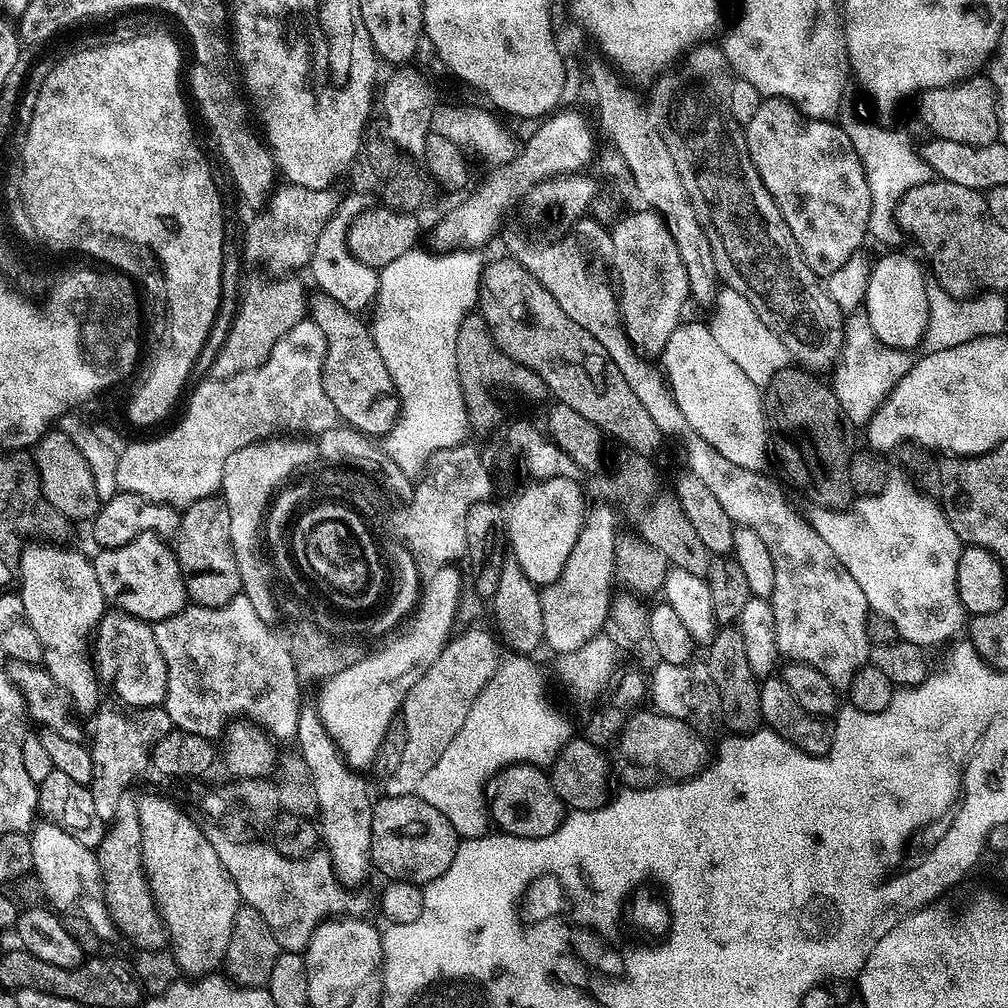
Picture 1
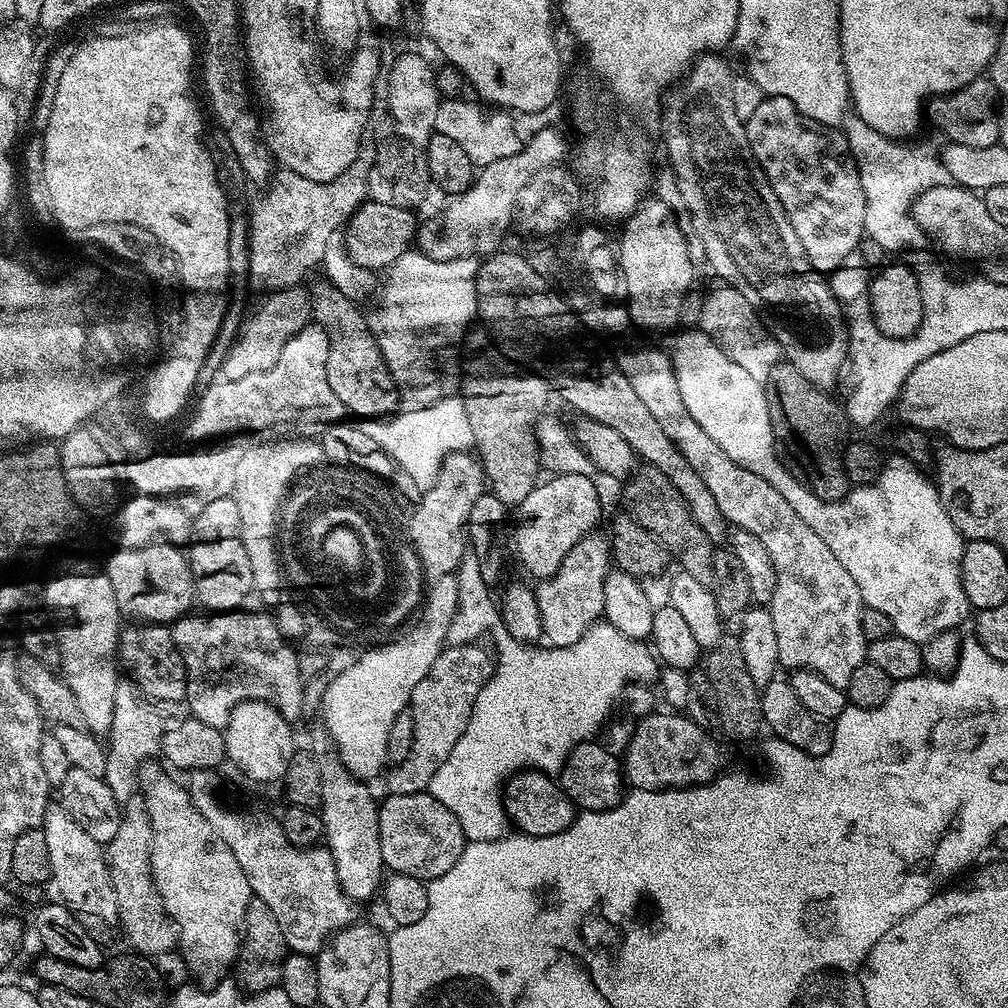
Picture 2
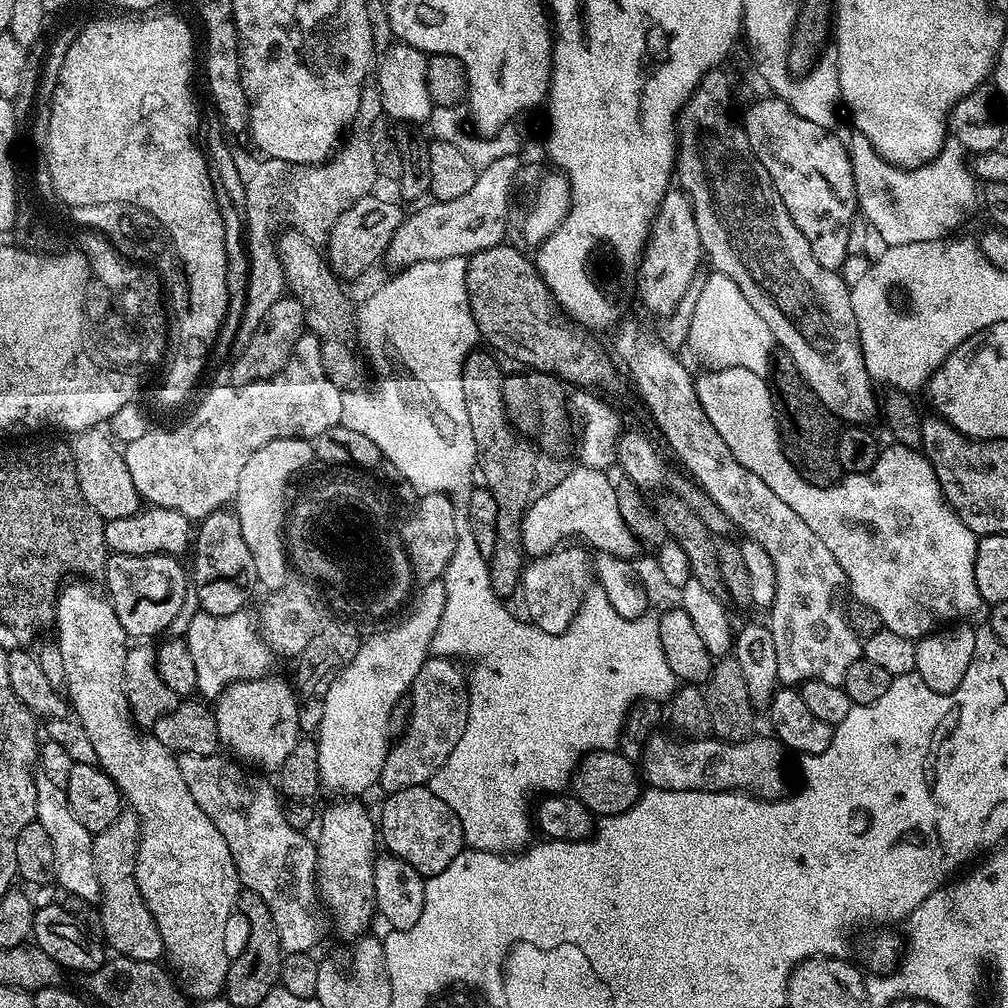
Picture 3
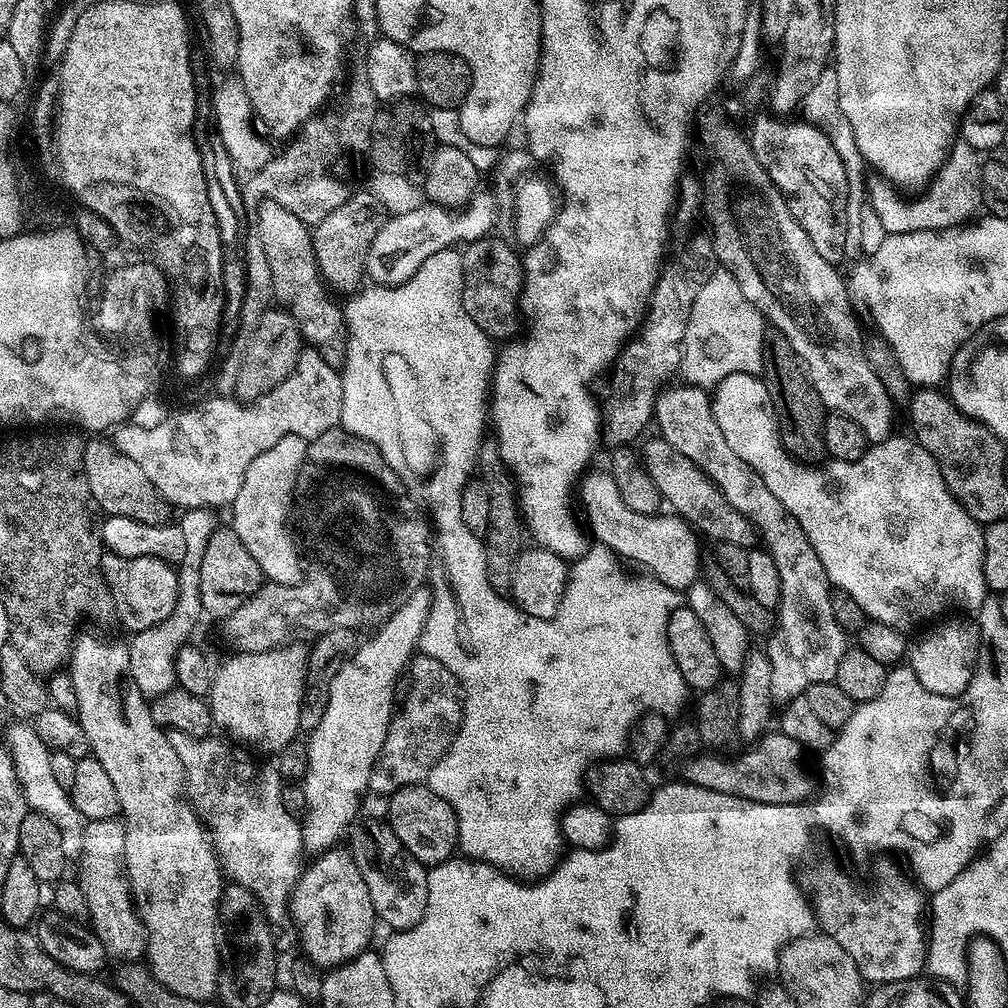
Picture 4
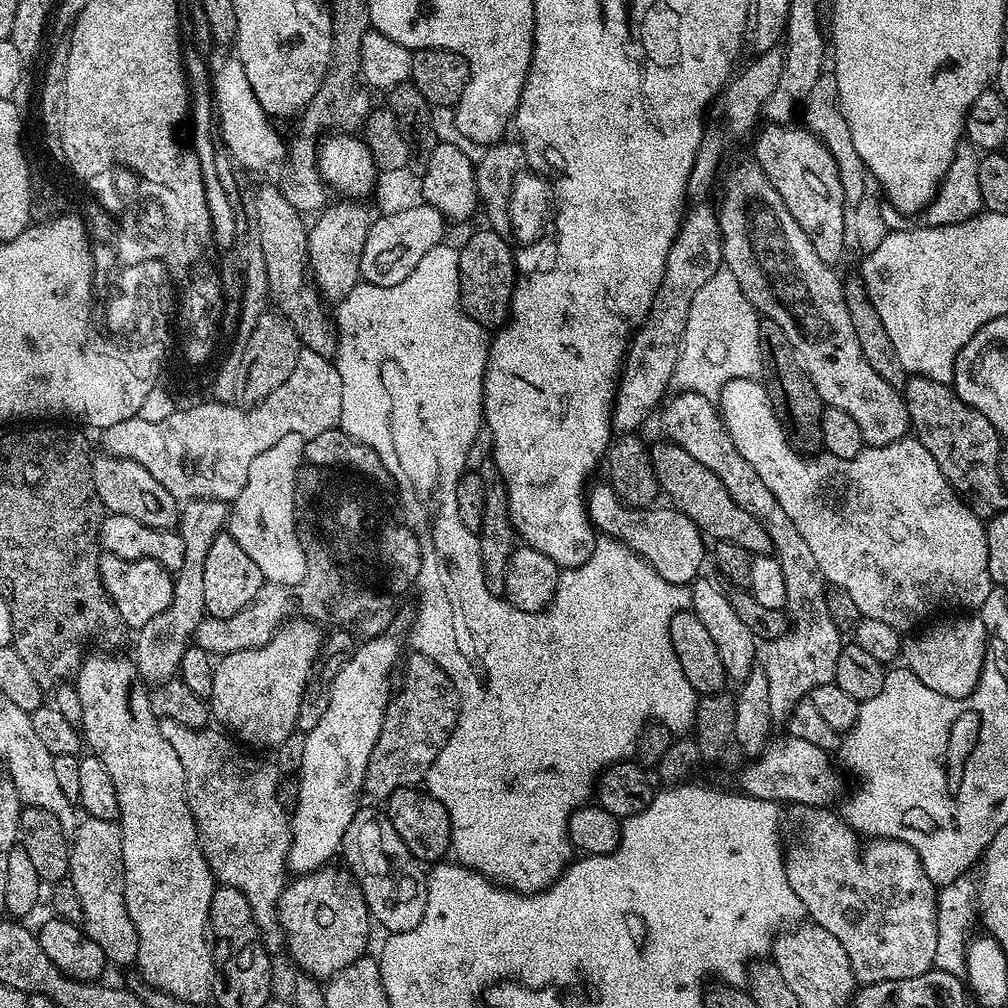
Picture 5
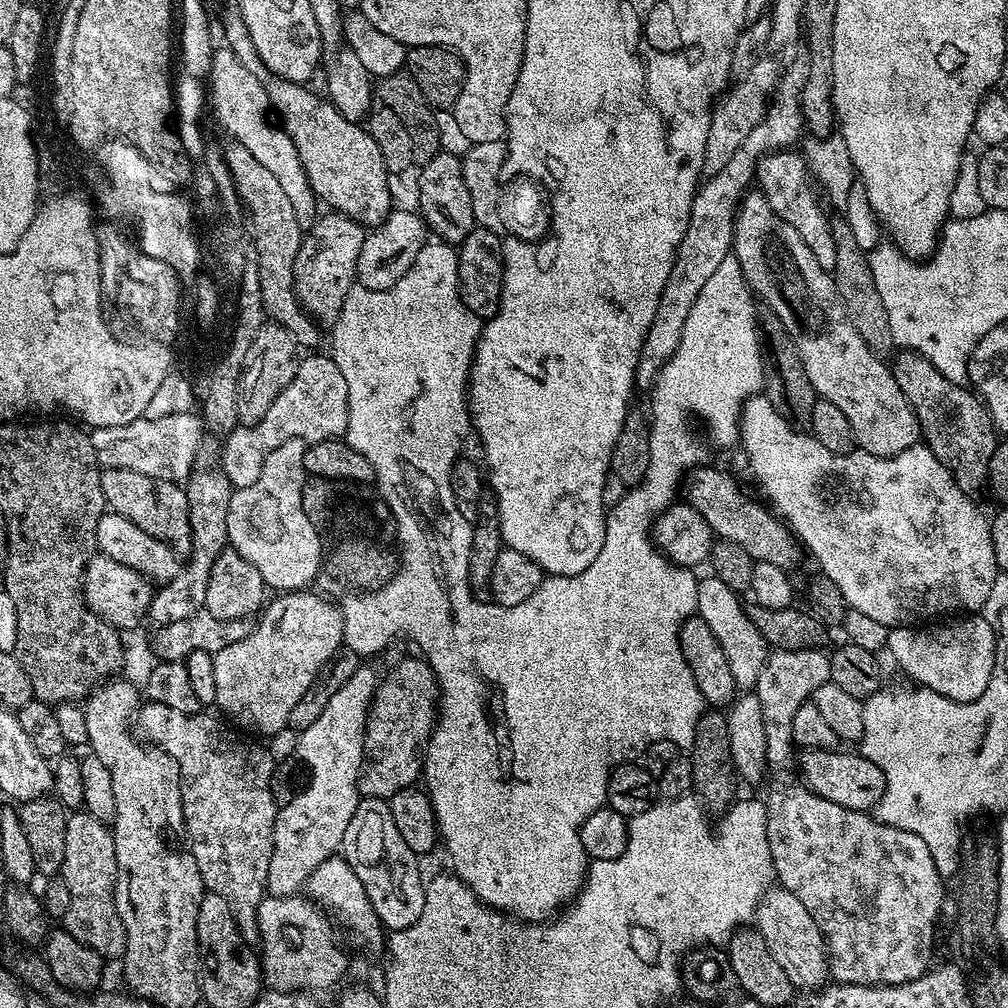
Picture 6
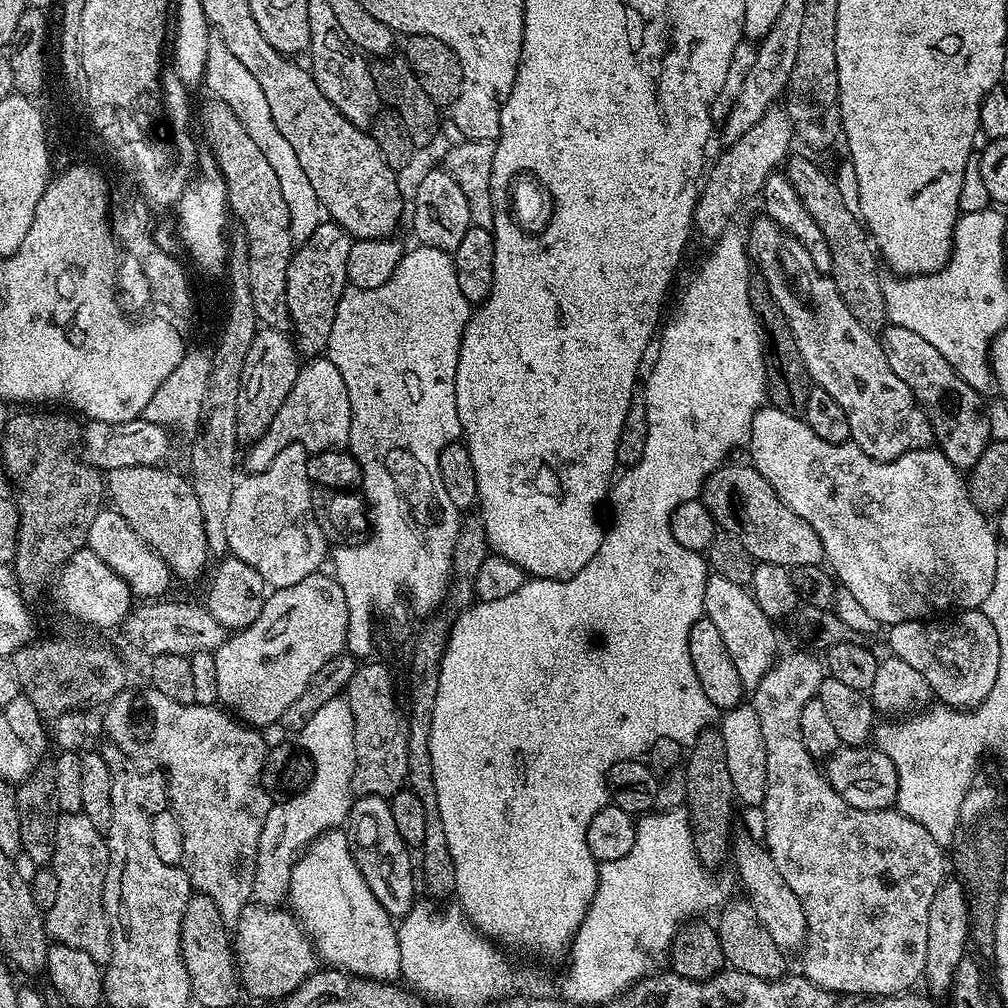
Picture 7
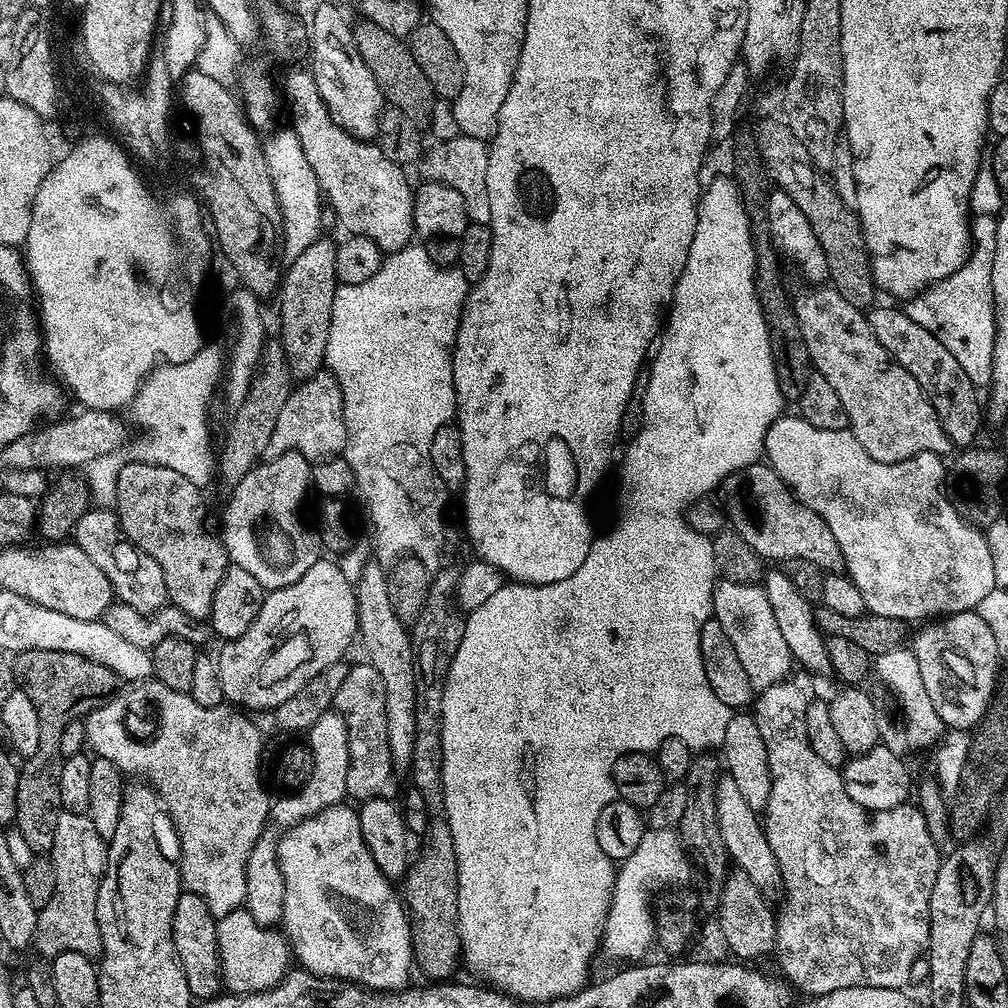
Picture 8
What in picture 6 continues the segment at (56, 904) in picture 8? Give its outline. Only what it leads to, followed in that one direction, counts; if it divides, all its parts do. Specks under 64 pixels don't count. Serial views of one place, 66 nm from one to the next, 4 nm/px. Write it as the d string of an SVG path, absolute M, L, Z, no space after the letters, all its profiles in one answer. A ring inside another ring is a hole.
M73 811L66 822L66 858L62 858L58 876L59 879L64 879L64 888L68 891L68 909L64 912L63 931L78 938L78 942L90 946L90 950L100 956L123 957L126 930L114 906L116 859L111 827L86 811Z

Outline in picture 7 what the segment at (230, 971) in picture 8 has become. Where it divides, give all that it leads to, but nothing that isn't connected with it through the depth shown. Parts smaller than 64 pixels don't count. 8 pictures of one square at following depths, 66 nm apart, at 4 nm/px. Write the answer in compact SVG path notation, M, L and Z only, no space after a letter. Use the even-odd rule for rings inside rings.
M255 902L247 904L234 925L232 950L243 991L247 995L249 992L256 1000L283 1001L318 968L318 957L312 941L291 911L280 906L268 908Z

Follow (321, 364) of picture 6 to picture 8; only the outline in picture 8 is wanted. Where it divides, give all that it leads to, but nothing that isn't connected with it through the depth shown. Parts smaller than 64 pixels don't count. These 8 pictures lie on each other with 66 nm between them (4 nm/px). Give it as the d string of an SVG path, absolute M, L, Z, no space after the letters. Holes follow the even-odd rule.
M321 370L310 379L297 383L289 392L286 402L282 406L282 414L278 414L274 434L270 434L267 455L269 457L281 456L283 452L301 452L309 461L315 462L321 458L327 458L343 453L346 446L346 422L344 421L344 403L342 392L338 382L332 377L332 373Z

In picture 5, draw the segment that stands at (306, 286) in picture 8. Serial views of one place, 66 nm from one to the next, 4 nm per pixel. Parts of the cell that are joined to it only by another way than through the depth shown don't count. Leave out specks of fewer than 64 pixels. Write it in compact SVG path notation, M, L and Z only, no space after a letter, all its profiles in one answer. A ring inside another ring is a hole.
M340 202L344 204L329 203L315 217L316 221L311 221L308 230L308 266L310 269L310 279L320 291L321 297L328 302L339 302L354 290L356 284L361 283L360 263L362 262L362 246L366 246L366 236L368 229L371 228L374 219L373 213L370 214L363 208L360 202Z

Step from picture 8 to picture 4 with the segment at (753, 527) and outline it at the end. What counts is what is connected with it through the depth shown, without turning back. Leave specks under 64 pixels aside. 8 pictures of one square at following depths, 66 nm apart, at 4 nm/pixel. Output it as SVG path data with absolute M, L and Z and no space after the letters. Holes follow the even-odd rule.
M653 436L653 440L644 438L639 441L638 459L649 475L650 482L658 486L661 501L667 507L669 504L672 507L669 509L691 525L701 537L709 536L716 544L751 549L754 544L754 529L749 520L738 514L738 510L734 510L730 502L726 502L718 486L701 468L694 466L694 462L690 462L682 454L678 454L678 450L674 450L674 446L670 446L670 442L666 442L663 436Z

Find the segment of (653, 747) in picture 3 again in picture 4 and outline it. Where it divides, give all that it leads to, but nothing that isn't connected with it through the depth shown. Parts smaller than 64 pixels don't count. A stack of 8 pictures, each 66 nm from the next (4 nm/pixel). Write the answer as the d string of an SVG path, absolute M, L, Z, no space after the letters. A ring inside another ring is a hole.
M769 730L740 757L736 754L693 755L685 759L683 779L689 784L759 804L802 804L813 795L812 776L804 769L805 749L779 730Z

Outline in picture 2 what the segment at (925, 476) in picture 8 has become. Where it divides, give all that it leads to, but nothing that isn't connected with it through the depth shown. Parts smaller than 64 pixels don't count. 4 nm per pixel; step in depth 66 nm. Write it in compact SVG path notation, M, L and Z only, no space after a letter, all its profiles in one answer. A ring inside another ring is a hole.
M702 330L684 332L670 347L672 369L678 382L678 390L682 394L682 402L686 410L690 410L690 418L726 450L726 458L738 462L746 470L758 474L758 478L766 478L786 502L790 502L794 514L830 546L834 558L846 566L850 578L858 582L858 590L862 594L865 605L874 610L882 610L892 619L892 631L897 636L905 636L915 644L923 646L930 638L943 632L959 629L960 620L970 616L970 605L962 590L960 567L966 543L959 530L950 522L950 514L940 501L936 485L928 480L923 471L903 458L889 459L880 472L875 484L861 484L853 487L843 500L823 500L815 496L807 483L799 475L796 476L776 457L778 441L772 434L768 399L764 393L764 385L746 374L738 362L734 362L716 343L712 337Z

